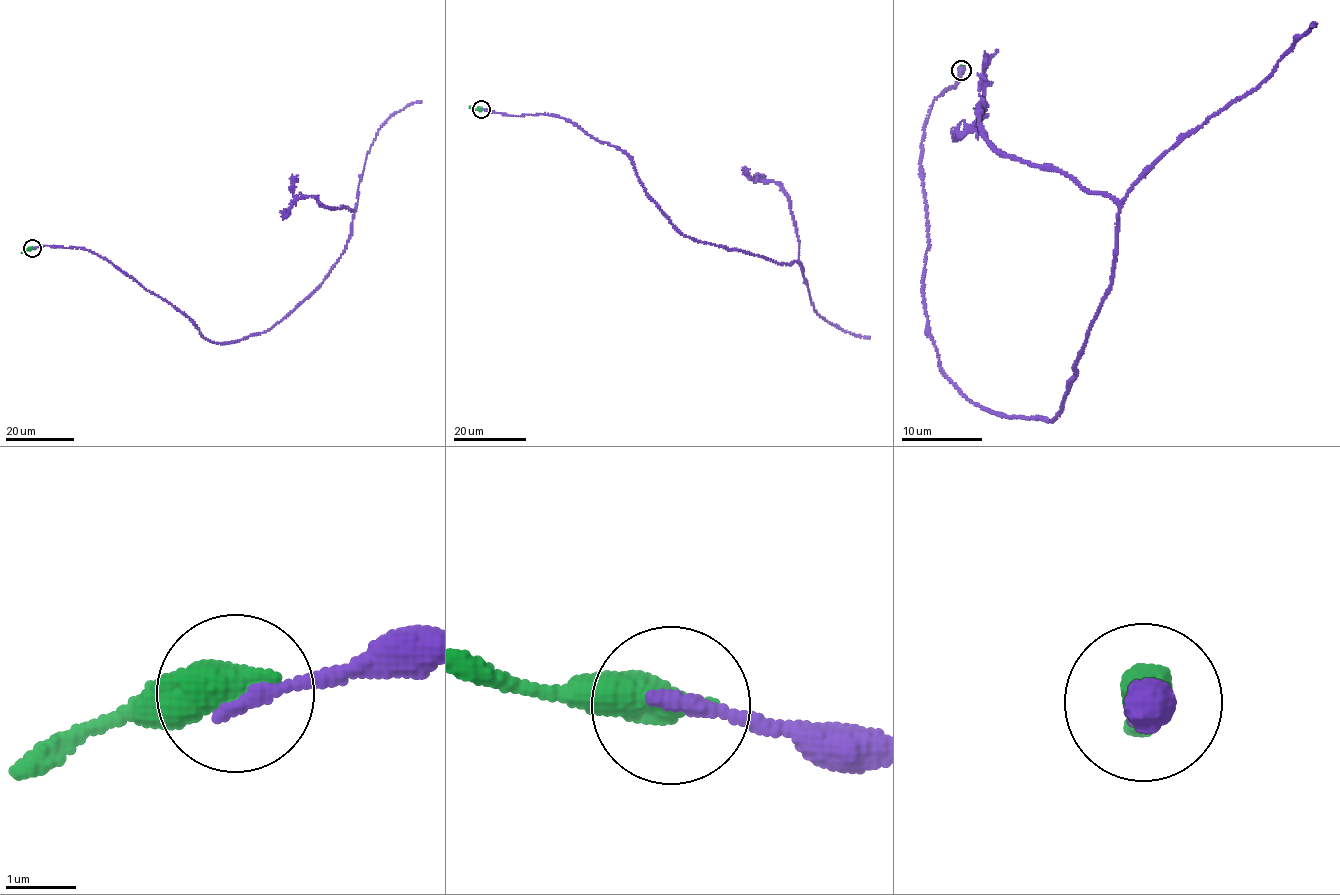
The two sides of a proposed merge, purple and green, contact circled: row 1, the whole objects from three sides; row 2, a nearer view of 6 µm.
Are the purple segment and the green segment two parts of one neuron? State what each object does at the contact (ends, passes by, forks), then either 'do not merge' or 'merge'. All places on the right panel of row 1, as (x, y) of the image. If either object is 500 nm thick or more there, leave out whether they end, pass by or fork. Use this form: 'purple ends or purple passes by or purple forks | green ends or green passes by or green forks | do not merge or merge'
do not merge

